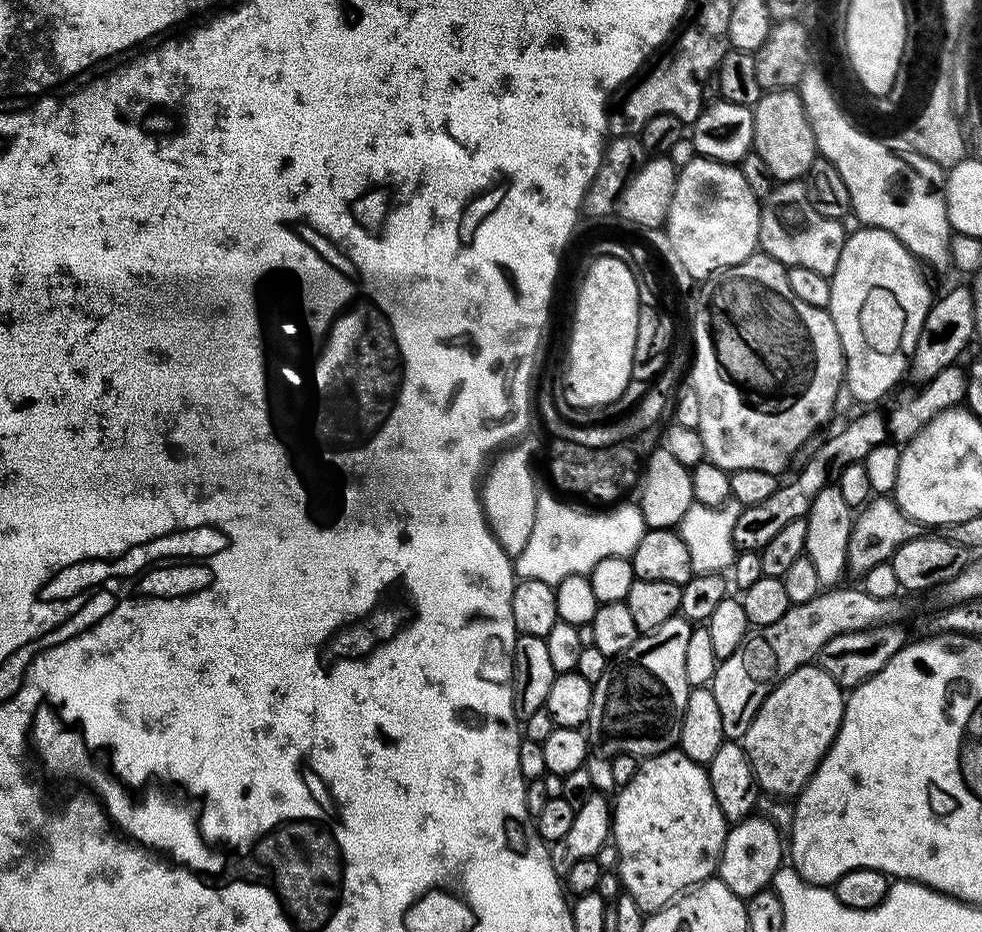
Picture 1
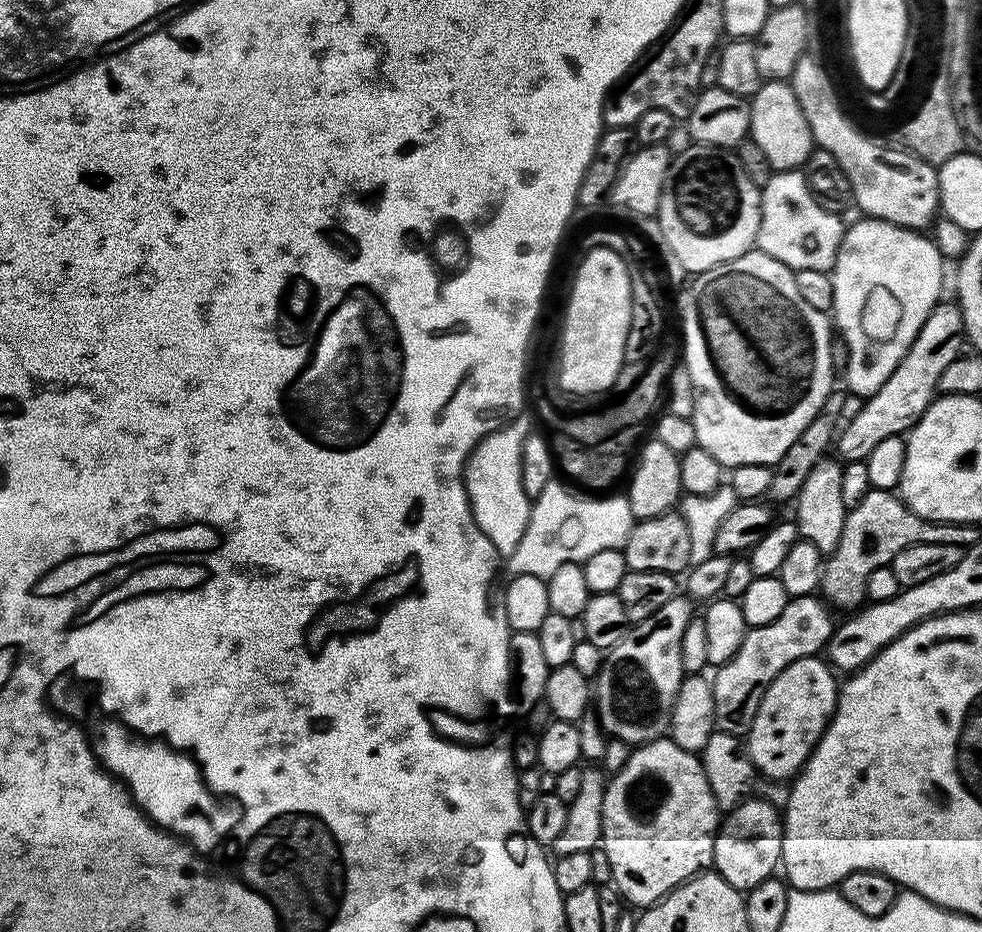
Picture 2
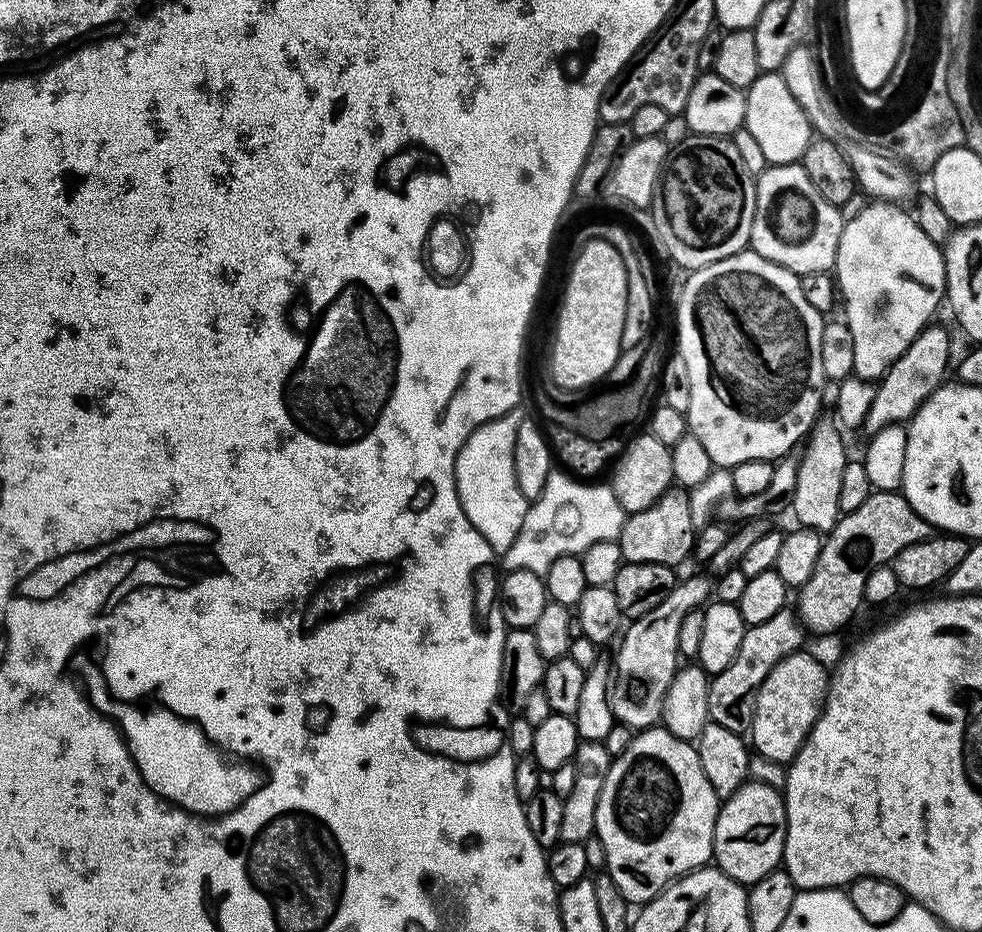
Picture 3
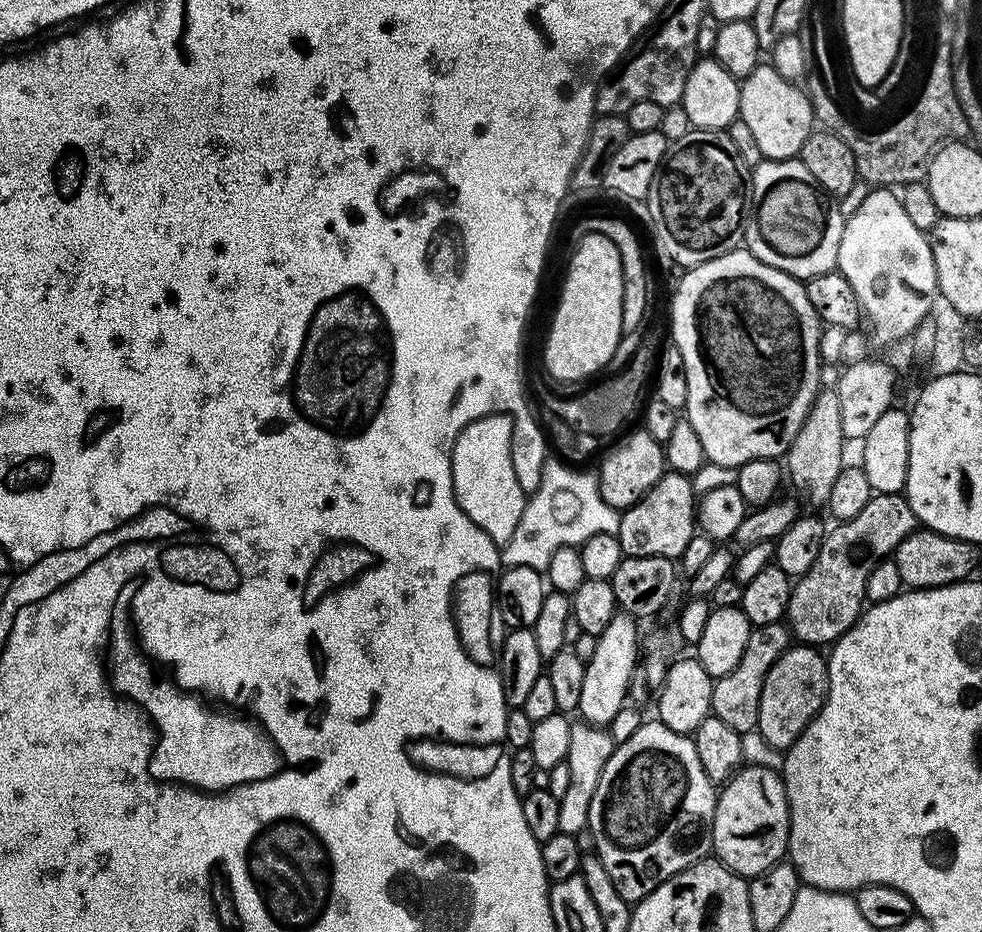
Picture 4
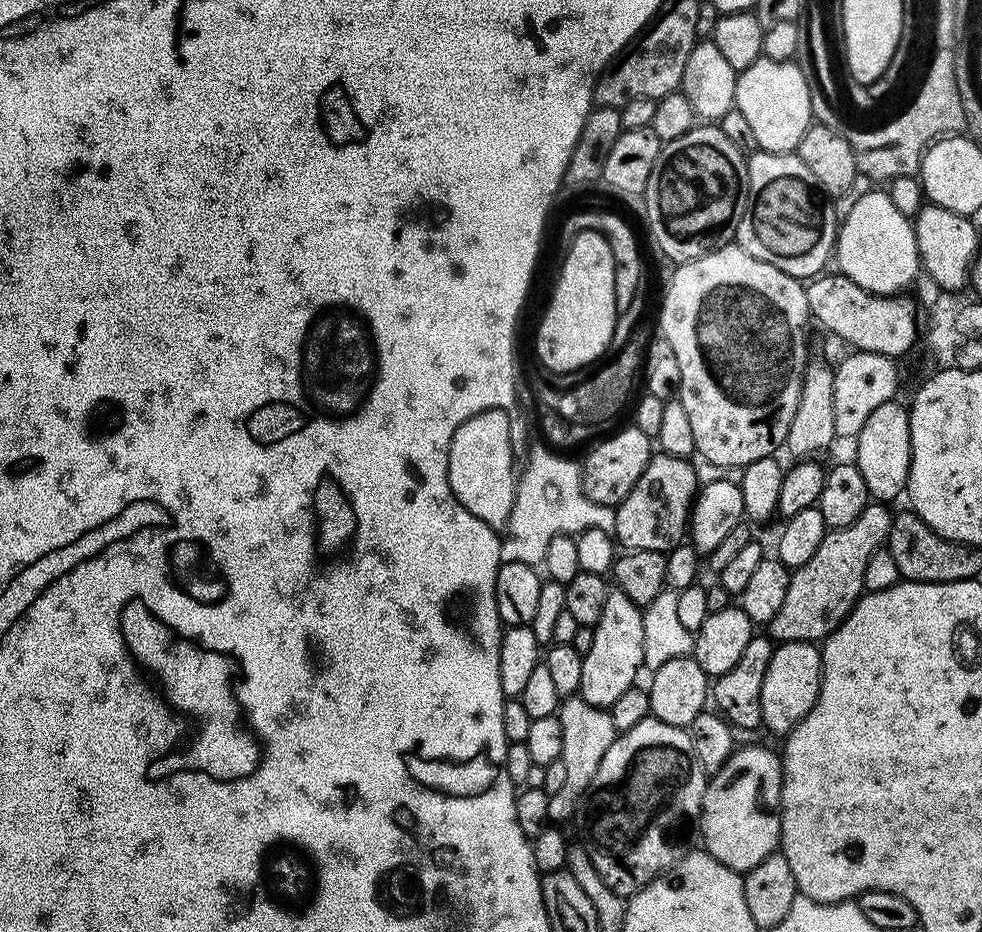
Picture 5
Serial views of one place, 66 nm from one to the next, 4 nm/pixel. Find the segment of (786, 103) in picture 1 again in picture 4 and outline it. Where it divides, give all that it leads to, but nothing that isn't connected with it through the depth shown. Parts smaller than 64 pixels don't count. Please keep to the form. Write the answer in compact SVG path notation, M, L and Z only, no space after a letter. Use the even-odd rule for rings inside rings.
M764 62L757 66L748 76L743 77L740 85L739 119L750 126L754 139L758 141L758 150L766 160L791 160L799 157L802 142L814 130L812 103L803 87L793 81L782 78L771 63Z

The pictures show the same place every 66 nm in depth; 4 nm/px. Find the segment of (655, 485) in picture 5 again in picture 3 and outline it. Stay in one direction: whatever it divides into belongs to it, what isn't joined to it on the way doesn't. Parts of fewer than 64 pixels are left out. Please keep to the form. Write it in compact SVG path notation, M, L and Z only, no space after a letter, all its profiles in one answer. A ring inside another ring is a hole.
M679 486L663 492L646 510L633 512L627 517L620 531L619 545L623 563L658 562L680 566L694 552L697 533L691 520L689 493Z

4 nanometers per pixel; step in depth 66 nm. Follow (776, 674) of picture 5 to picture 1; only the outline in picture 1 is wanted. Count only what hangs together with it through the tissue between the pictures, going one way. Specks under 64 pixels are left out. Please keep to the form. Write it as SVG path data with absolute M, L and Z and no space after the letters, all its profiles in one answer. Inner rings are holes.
M815 663L802 665L773 688L772 693L762 702L758 714L750 722L750 730L746 730L742 738L746 762L750 762L750 770L757 781L768 787L765 789L791 789L802 776L812 776L816 772L820 759L828 752L840 729L845 699L845 693L839 684Z

